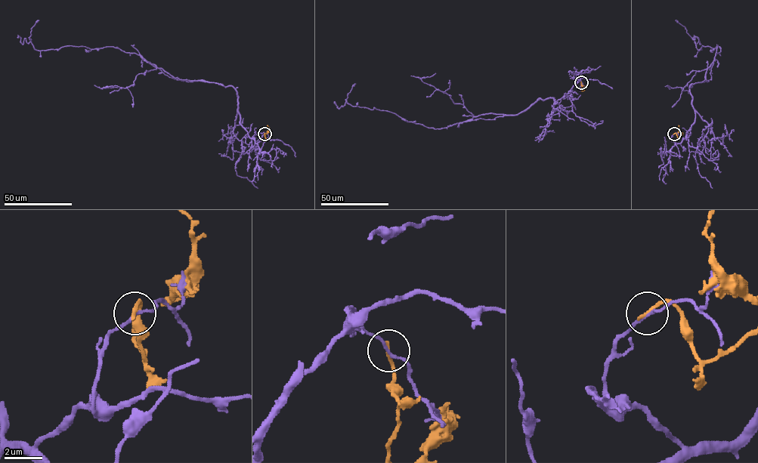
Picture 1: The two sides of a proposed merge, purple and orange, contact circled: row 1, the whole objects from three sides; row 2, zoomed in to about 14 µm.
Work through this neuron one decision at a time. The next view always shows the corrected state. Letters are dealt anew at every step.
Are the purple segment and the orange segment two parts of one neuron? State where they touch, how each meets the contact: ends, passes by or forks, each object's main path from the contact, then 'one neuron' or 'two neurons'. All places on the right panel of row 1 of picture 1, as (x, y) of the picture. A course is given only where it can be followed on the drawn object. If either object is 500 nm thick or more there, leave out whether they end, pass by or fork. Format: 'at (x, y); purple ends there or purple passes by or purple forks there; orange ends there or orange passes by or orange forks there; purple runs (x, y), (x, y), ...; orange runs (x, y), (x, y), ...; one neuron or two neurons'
at (674, 134); purple passes by; orange ends there; purple runs (674, 134), (676, 143), (685, 138), (695, 117), (689, 86), (706, 80), (720, 51), (697, 50), (693, 37); orange runs (674, 134), (678, 137), (682, 134), (679, 125); two neurons

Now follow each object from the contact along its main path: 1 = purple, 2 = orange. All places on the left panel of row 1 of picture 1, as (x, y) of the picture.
1: (264, 134), (257, 143), (249, 136), (231, 85), (174, 78), (139, 55), (116, 47), (38, 50), (17, 37)
2: (264, 134), (265, 137), (268, 131), (267, 125)

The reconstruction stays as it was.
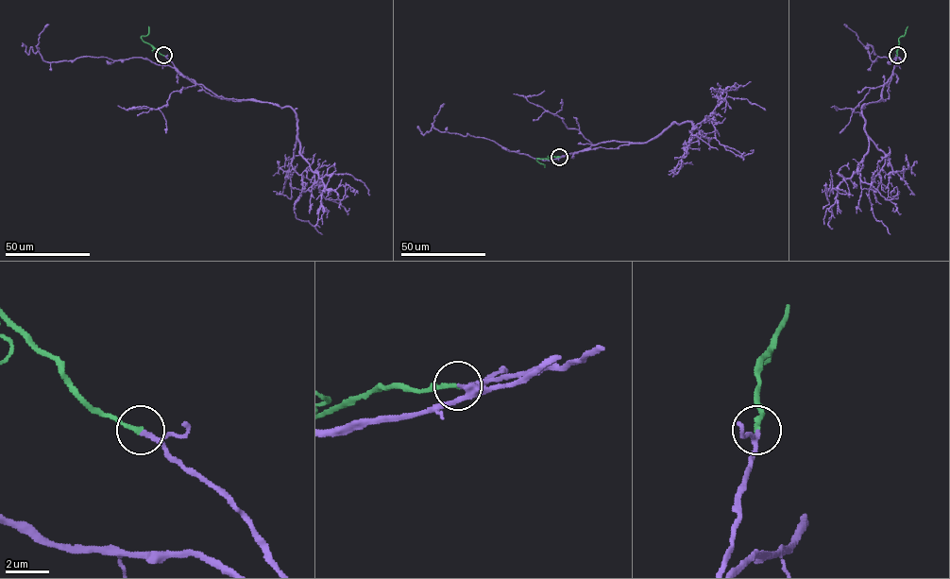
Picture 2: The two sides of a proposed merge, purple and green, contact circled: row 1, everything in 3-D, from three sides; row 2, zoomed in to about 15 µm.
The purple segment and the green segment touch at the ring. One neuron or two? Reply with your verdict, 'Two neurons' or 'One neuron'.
One neuron

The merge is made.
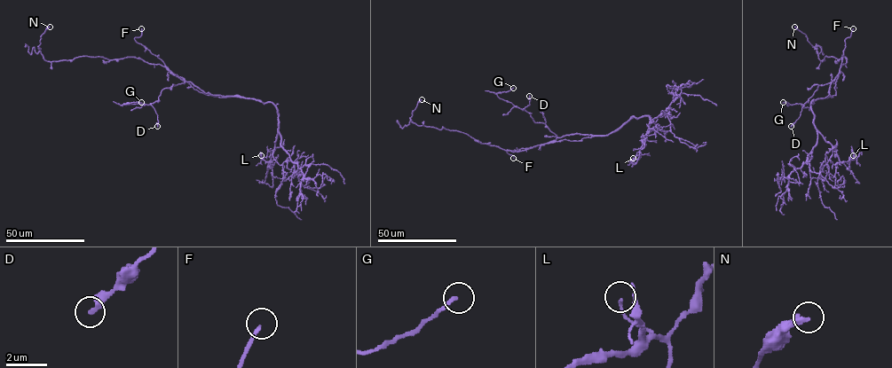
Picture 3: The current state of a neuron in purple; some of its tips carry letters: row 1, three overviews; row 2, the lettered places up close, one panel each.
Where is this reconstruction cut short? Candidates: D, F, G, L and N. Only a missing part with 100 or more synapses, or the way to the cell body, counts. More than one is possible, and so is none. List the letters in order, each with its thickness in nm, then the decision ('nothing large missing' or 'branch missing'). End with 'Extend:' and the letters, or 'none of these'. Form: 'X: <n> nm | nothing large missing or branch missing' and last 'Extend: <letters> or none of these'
D: 280 nm | nothing large missing
F: 240 nm | branch missing
G: 190 nm | nothing large missing
L: 120 nm | nothing large missing
N: 320 nm | nothing large missing
Extend: F

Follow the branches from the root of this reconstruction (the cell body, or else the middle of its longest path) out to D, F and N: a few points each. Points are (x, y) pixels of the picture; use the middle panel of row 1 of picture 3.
D: (577, 134), (558, 137), (544, 123), (535, 122), (530, 113), (523, 109), (529, 105), (529, 96)
F: (577, 134), (565, 135), (536, 146), (507, 149), (513, 158)
N: (577, 134), (557, 137), (524, 150), (505, 150), (481, 144), (458, 131), (417, 125), (410, 118), (422, 99)

